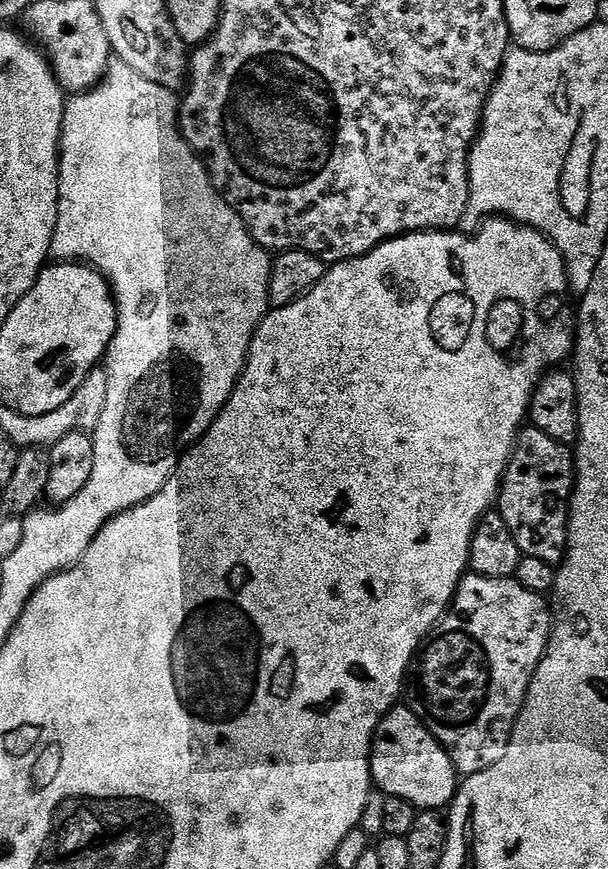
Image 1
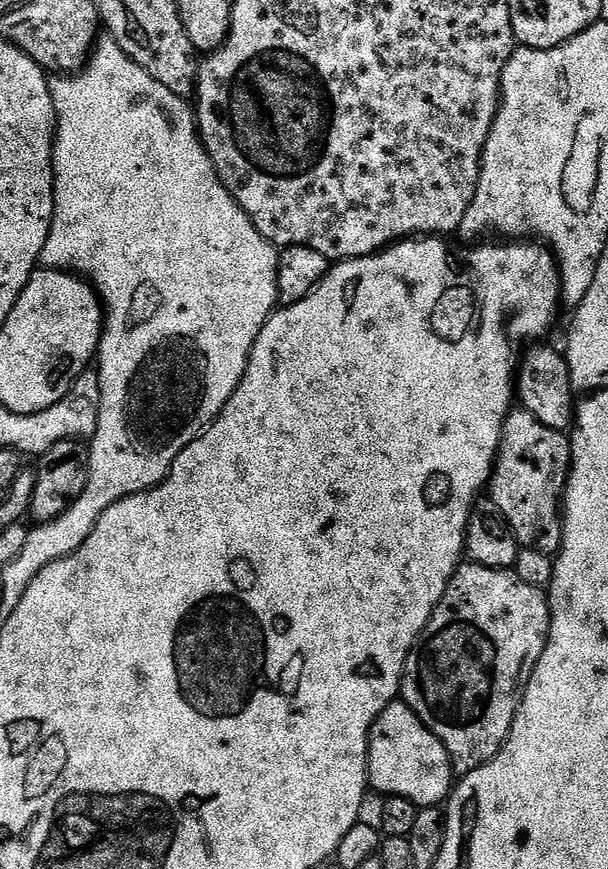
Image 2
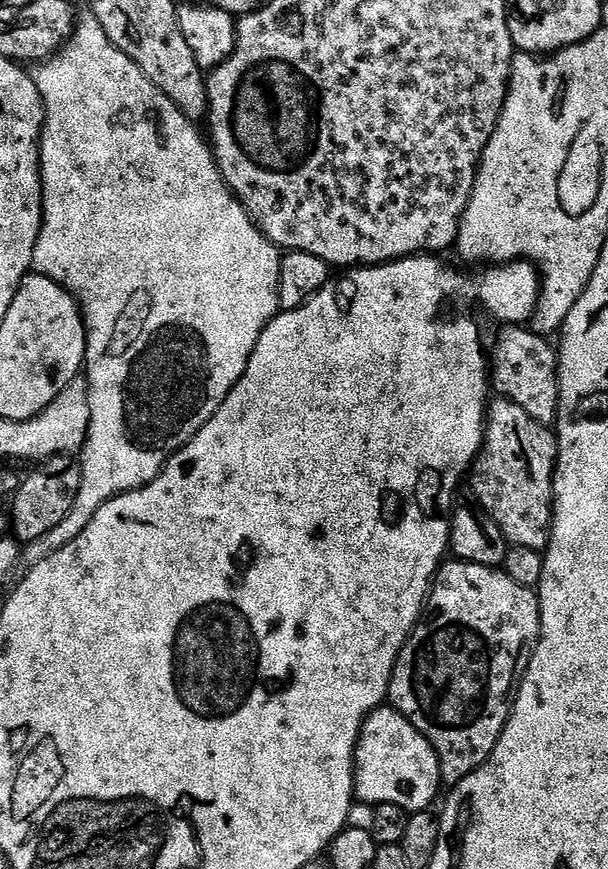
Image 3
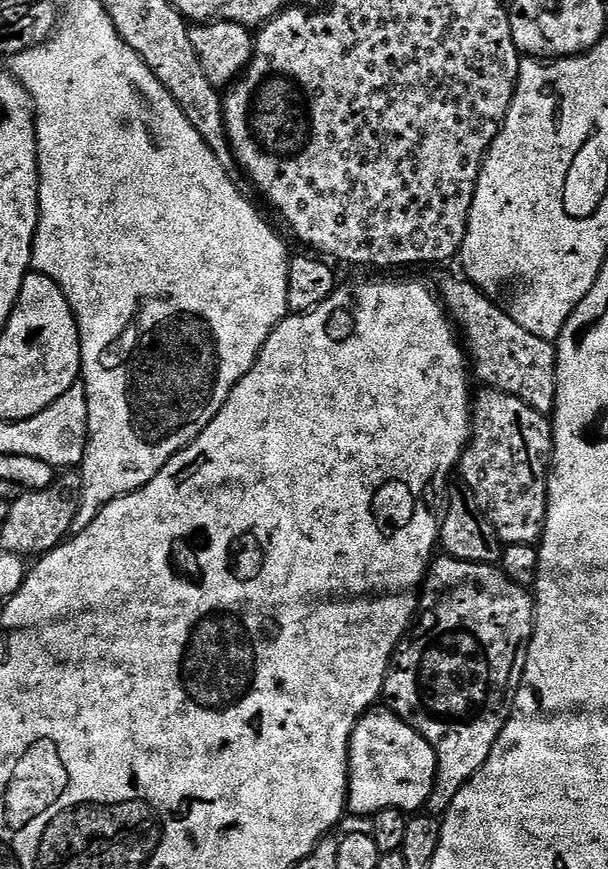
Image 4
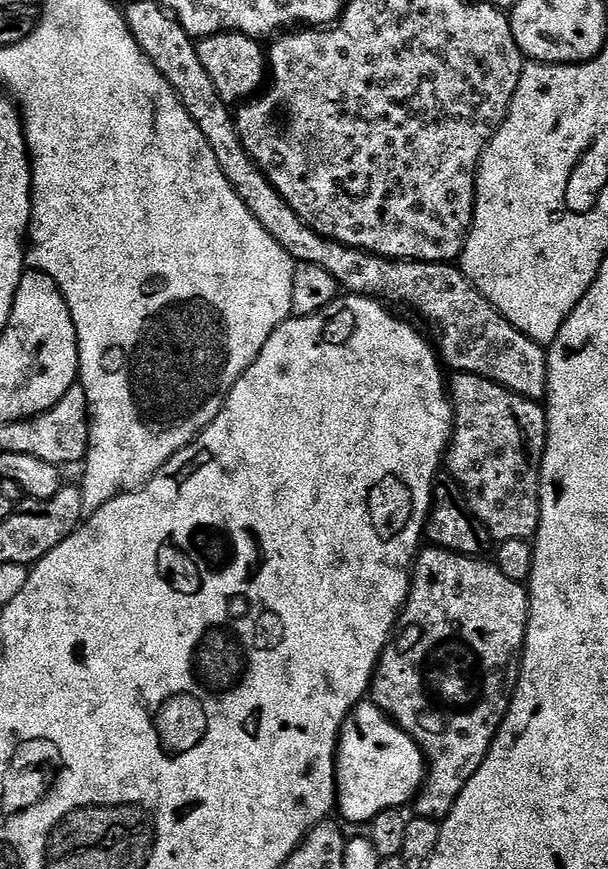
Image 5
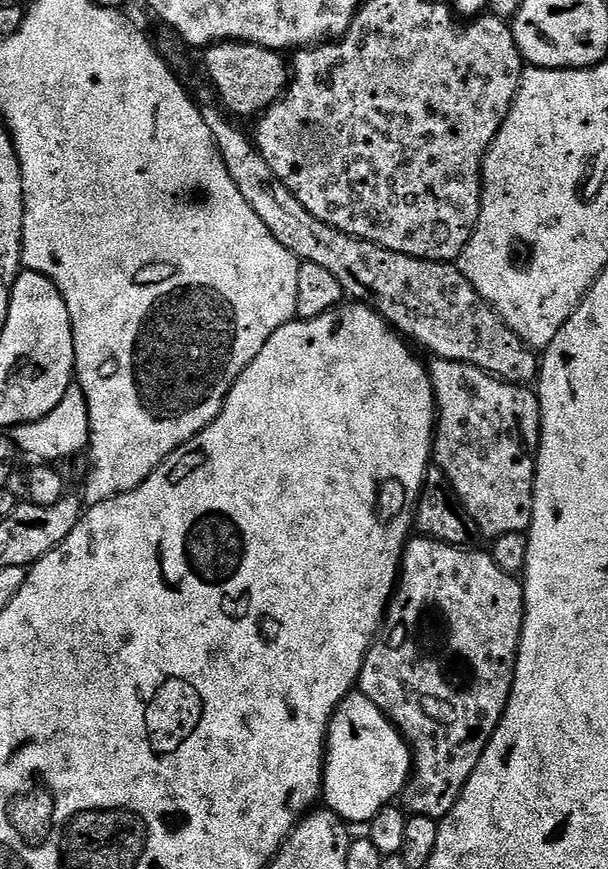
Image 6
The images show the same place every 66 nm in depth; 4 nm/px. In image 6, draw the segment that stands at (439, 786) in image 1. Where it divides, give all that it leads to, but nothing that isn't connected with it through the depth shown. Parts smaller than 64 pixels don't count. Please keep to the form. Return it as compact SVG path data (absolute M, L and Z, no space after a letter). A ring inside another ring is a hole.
M353 690L336 708L328 727L324 753L322 800L345 822L367 825L387 804L403 793L413 775L412 749L378 706ZM396 796L396 797L395 797ZM353 820L353 821L352 821Z

